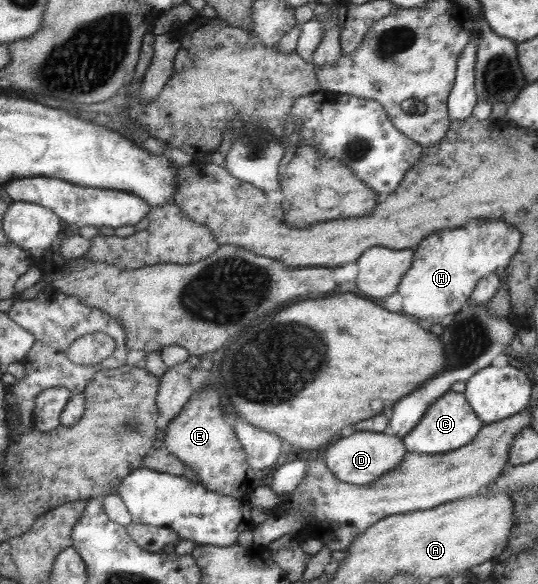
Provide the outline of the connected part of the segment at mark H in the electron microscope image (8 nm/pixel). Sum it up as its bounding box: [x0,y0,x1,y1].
[396,219,522,323]

